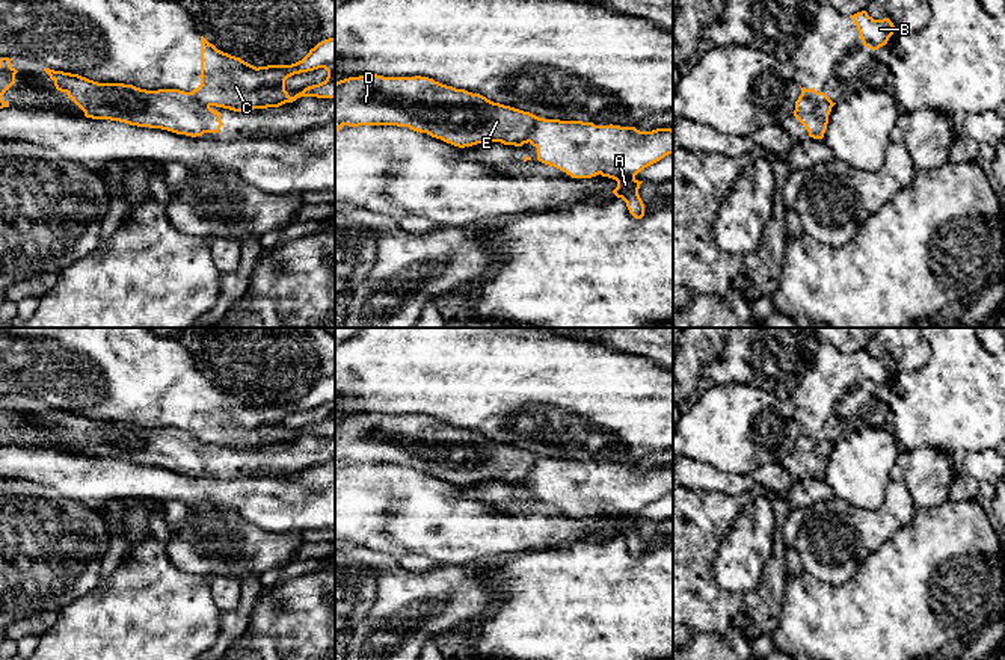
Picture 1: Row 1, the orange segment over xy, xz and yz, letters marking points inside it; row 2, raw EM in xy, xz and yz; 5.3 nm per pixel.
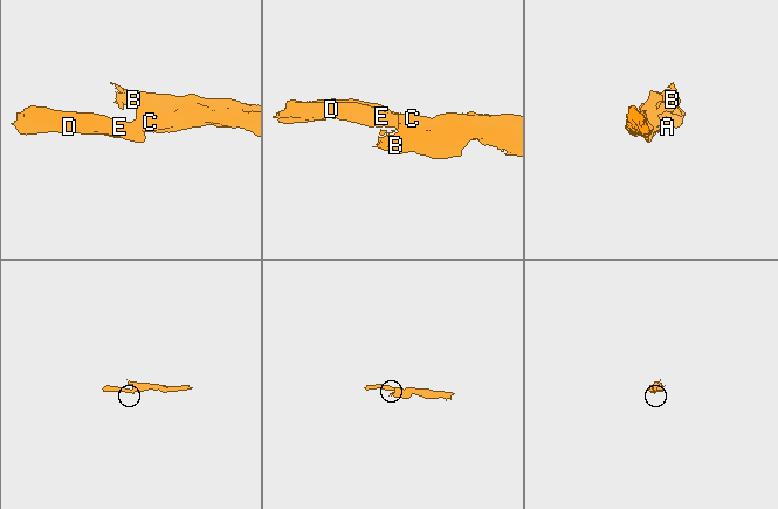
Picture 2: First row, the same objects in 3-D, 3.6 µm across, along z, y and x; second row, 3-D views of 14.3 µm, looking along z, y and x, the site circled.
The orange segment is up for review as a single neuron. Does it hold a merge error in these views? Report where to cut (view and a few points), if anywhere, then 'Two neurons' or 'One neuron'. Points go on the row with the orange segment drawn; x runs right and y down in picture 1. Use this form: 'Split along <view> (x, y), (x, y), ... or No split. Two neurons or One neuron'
Split along yz (802, 94), (814, 100), (827, 101), (832, 106). Two neurons

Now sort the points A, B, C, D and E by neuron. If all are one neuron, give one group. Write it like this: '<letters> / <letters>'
A B C / D E

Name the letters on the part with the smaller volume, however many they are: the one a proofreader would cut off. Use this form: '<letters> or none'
D, E

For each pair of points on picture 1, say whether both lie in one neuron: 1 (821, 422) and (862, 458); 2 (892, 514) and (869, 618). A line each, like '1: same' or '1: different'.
1: different
2: different

